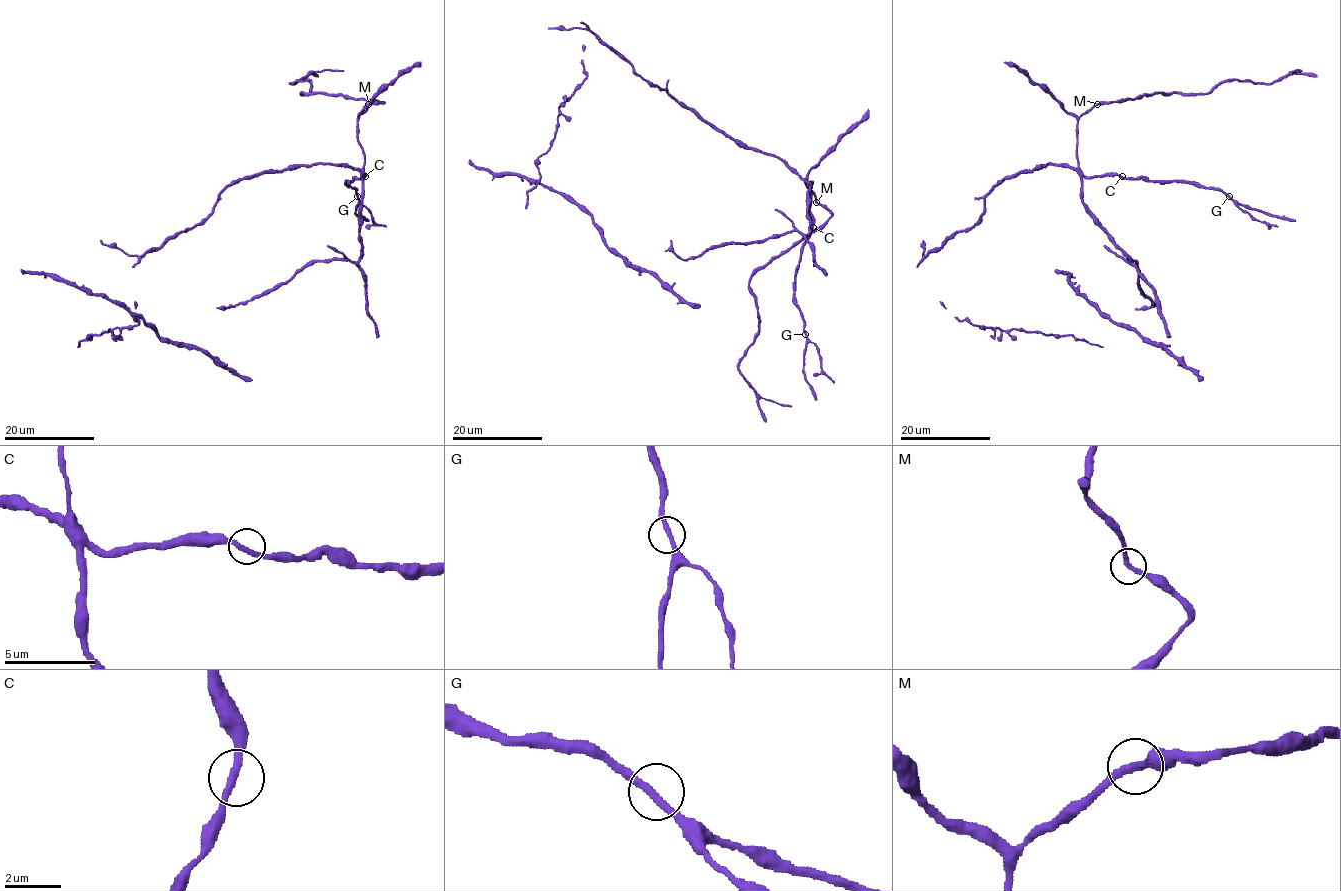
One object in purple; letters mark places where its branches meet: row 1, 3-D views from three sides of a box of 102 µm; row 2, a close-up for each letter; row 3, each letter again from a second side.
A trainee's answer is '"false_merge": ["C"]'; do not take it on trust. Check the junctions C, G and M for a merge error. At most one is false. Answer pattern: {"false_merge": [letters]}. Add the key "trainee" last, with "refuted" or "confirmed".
{"false_merge": [], "trainee": "refuted"}

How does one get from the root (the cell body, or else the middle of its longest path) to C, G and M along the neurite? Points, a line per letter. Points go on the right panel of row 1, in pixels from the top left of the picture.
C: (1078, 171), (1087, 177), (1122, 176)
G: (1078, 171), (1087, 177), (1120, 175), (1150, 180), (1195, 181), (1223, 190), (1229, 196)
M: (1078, 171), (1078, 119), (1097, 104)

